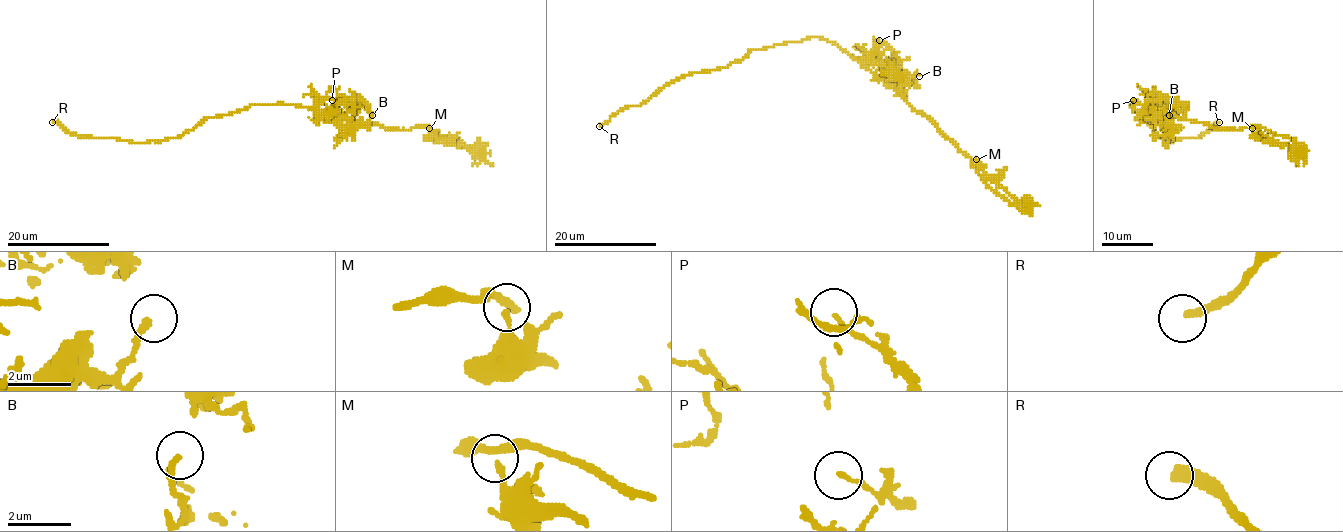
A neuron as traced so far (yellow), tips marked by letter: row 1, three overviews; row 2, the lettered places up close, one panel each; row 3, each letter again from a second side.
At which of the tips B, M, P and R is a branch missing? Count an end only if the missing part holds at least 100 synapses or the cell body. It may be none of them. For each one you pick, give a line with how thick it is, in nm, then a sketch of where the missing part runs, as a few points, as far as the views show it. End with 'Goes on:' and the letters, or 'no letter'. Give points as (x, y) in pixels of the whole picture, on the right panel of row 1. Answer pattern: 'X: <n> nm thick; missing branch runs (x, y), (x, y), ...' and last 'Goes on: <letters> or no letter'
R: 300 nm thick
Goes on: R

